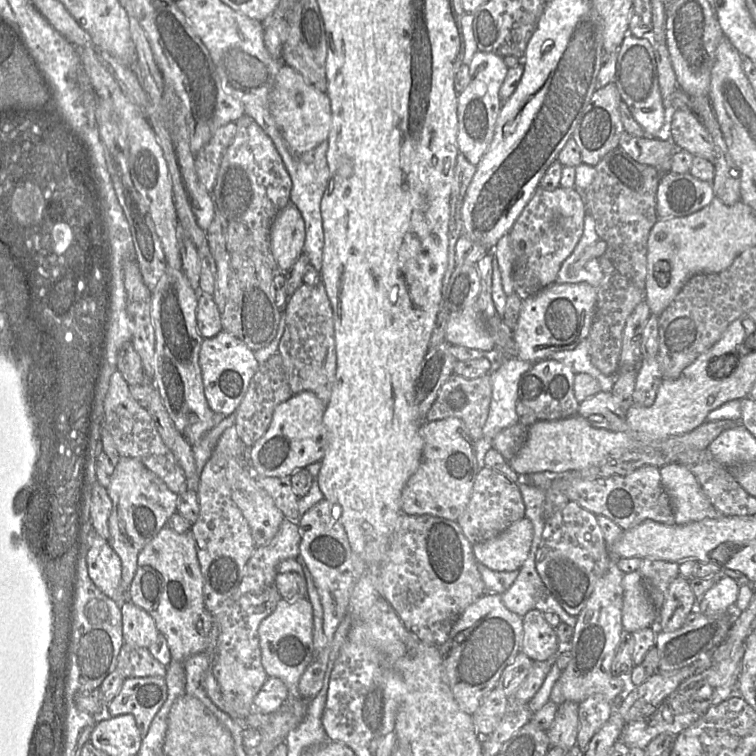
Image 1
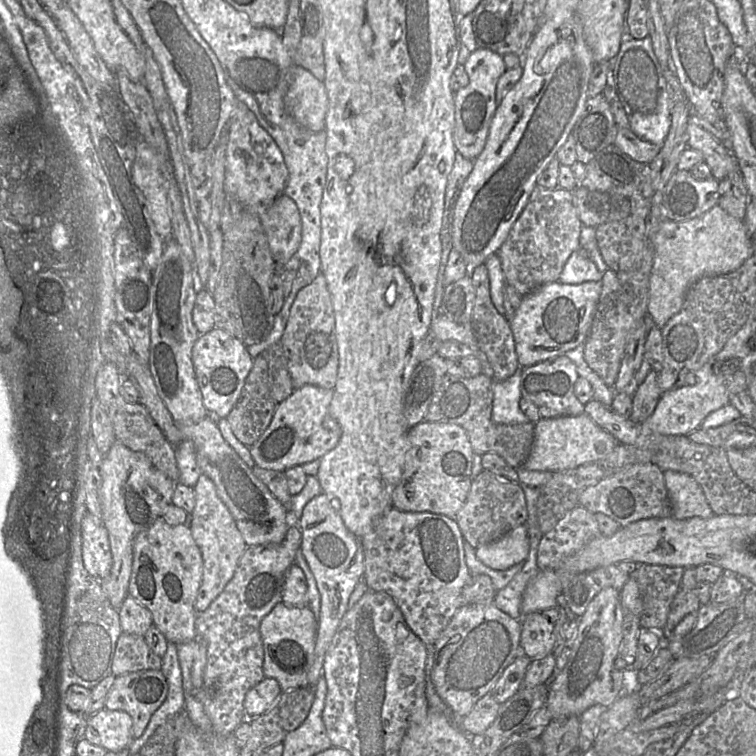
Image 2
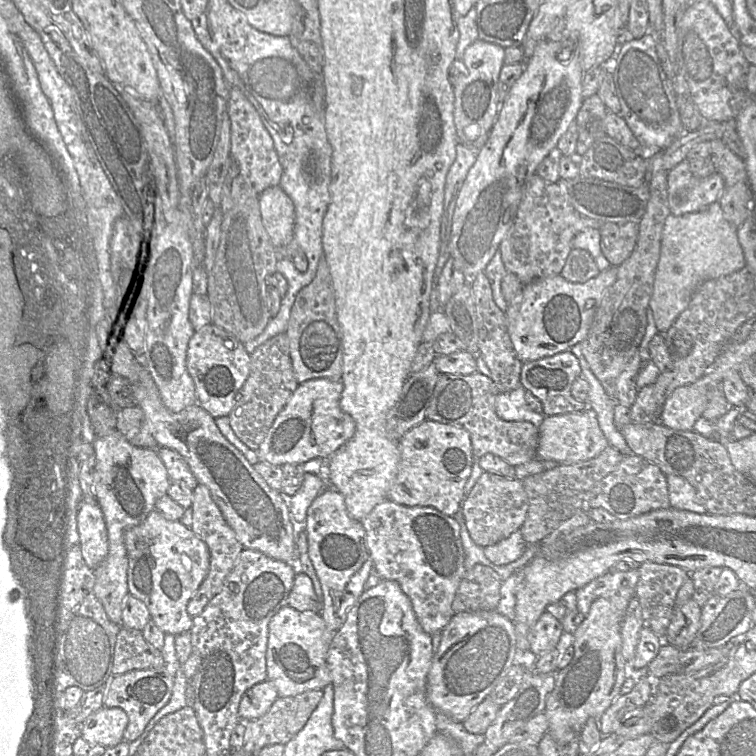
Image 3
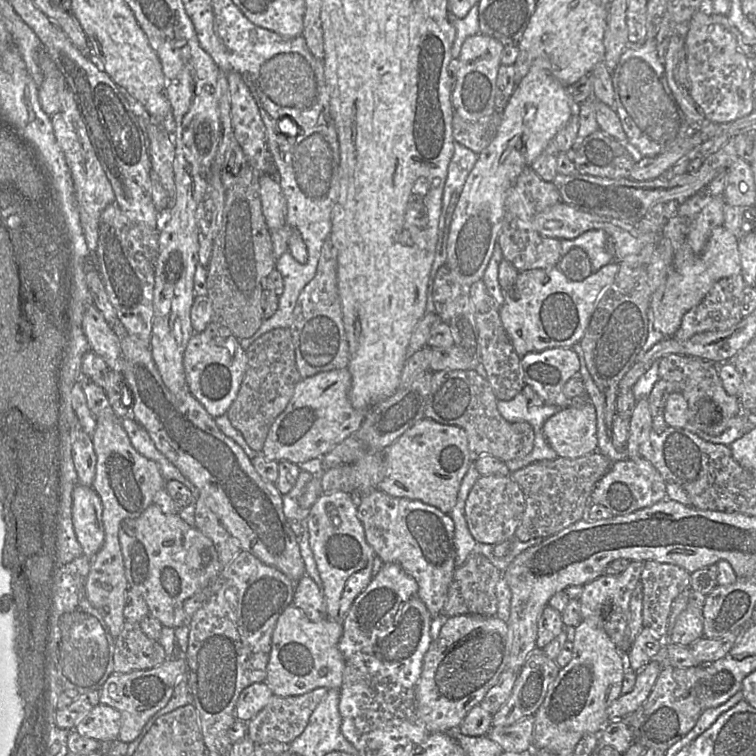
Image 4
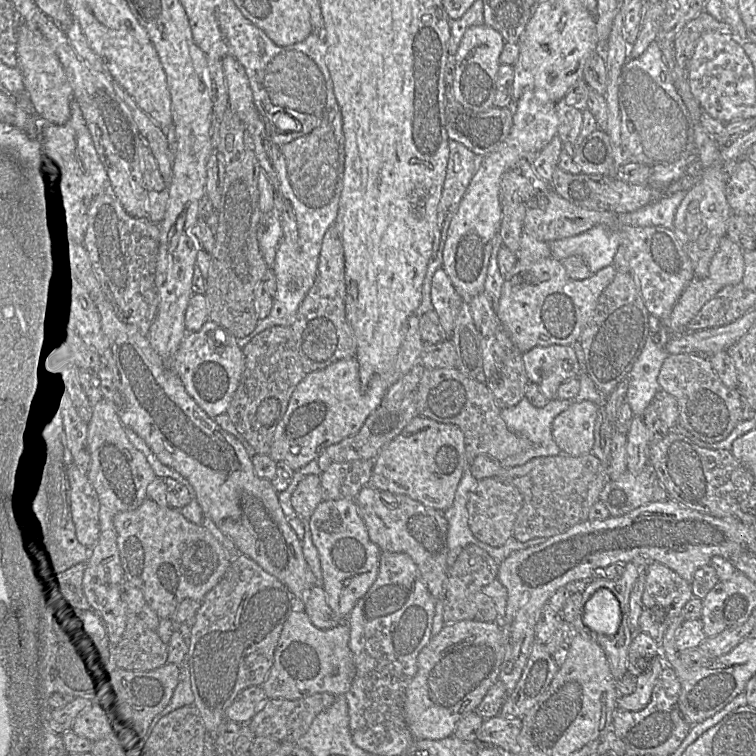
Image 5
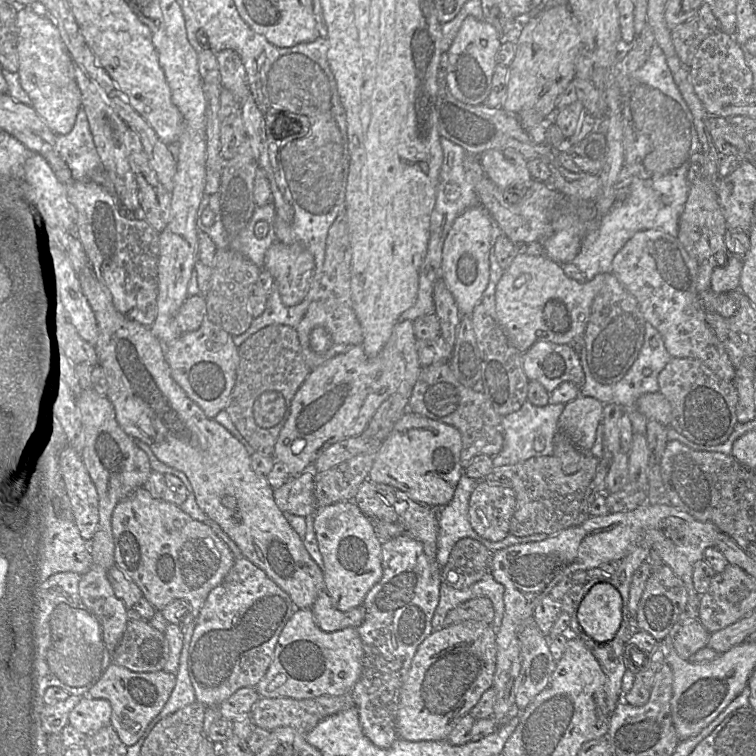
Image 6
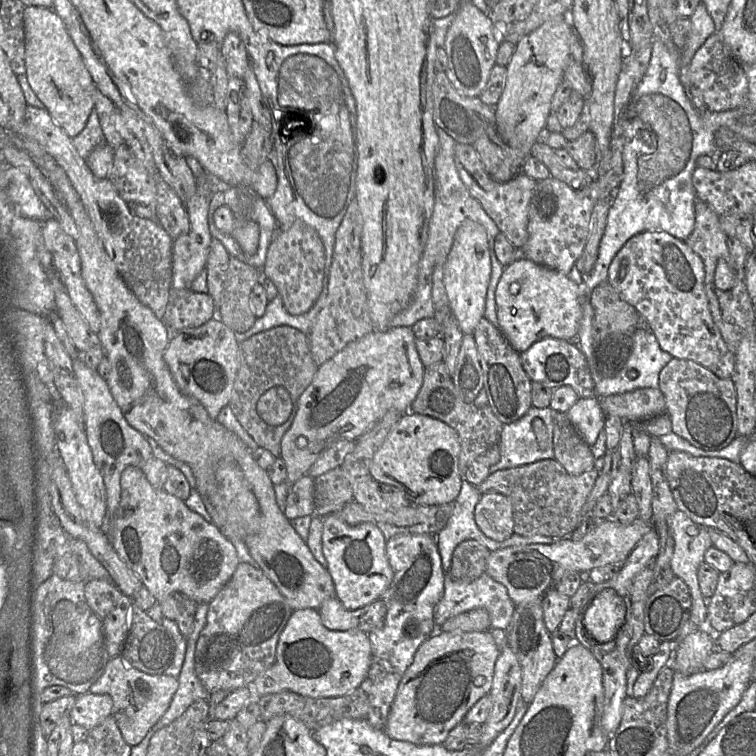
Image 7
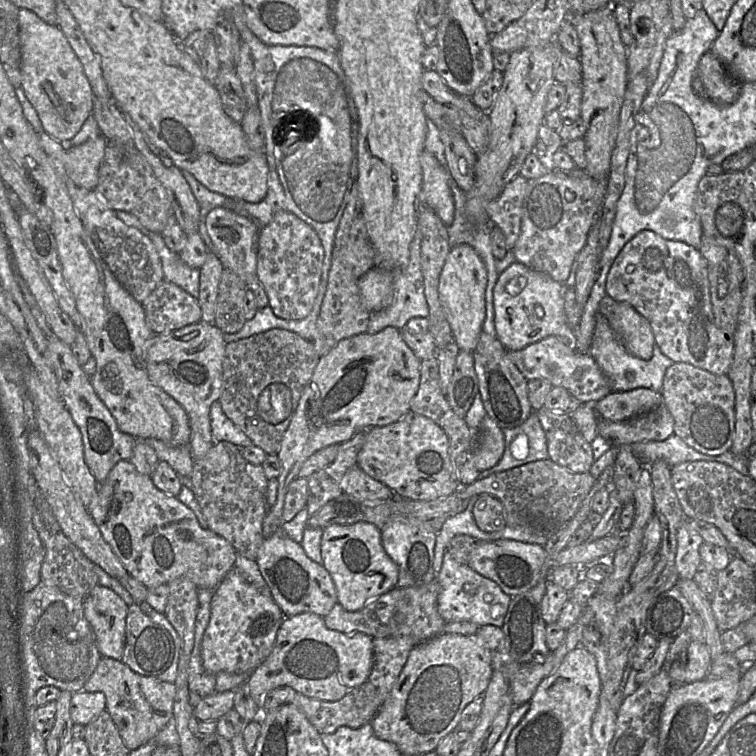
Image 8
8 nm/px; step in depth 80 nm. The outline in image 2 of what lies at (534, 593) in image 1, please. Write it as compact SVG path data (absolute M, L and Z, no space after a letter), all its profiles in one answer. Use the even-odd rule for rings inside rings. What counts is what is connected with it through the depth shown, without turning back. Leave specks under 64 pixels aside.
M530 547L522 569L504 588L497 591L494 598L494 604L501 611L520 621L523 617L521 611L523 592L529 581L536 576L539 571L537 566L537 552L538 547L537 549Z

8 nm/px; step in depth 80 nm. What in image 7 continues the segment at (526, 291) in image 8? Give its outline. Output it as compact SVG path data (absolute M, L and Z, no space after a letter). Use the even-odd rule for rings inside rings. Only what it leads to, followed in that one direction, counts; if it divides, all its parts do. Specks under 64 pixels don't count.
M520 257L503 268L496 285L495 305L498 328L519 354L526 351L534 342L546 337L574 341L580 328L584 299L585 286L575 283L567 275Z

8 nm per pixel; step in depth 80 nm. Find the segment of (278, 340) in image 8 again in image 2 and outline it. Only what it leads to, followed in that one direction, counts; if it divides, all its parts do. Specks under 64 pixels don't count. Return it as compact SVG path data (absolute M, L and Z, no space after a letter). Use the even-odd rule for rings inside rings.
M279 341L253 358L252 369L245 380L239 399L226 417L237 439L247 447L252 446L269 426L278 405L293 391L287 358Z

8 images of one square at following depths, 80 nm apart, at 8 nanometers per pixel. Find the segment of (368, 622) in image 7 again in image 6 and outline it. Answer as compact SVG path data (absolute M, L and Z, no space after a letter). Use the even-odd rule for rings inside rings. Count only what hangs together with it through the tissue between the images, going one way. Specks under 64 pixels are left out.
M325 590L320 592L316 598L311 611L317 626L324 632L335 632L347 627L357 629L366 615L363 605L347 612L337 610Z

